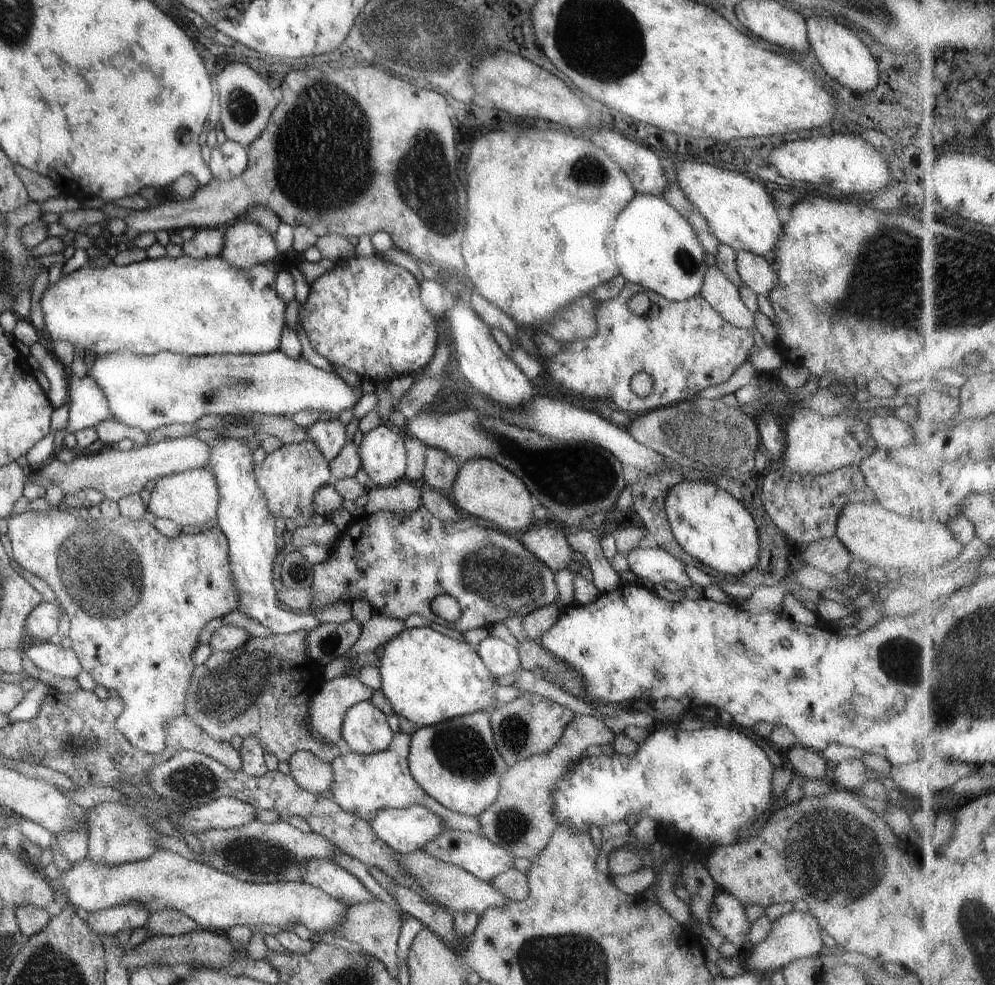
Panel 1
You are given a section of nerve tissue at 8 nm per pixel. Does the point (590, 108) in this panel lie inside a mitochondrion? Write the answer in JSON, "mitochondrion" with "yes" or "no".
{"mitochondrion":"no"}

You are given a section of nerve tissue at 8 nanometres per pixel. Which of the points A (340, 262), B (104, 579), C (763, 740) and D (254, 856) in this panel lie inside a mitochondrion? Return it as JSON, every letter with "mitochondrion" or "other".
{"A":"other","B":"mitochondrion","C":"other","D":"mitochondrion"}

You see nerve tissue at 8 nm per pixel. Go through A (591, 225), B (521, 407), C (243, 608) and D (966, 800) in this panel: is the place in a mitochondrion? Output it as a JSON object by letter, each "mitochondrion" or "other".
{"A":"other","B":"other","C":"other","D":"other"}

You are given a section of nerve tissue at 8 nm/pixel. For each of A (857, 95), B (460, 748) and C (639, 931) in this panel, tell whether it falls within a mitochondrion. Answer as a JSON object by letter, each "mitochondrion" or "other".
{"A":"other","B":"mitochondrion","C":"other"}

